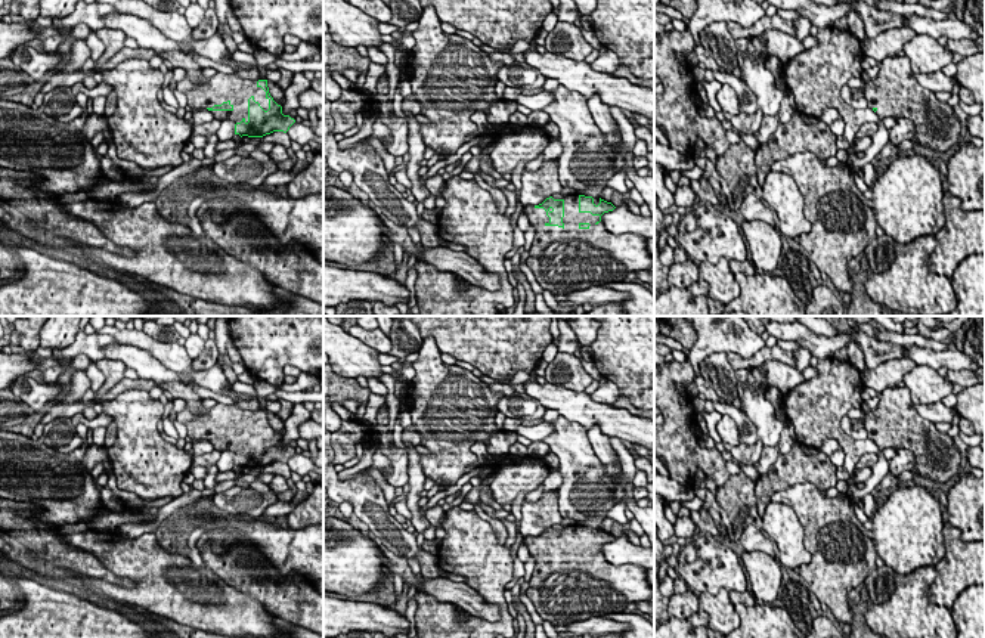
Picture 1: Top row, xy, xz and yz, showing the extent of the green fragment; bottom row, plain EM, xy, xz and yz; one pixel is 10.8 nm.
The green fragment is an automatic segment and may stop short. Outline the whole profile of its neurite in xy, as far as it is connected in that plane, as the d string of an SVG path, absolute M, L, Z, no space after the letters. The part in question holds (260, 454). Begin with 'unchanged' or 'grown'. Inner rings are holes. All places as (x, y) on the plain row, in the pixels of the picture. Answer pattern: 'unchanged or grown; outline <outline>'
grown; outline M111 344L103 349L103 354L105 359L120 360L126 368L134 369L139 378L154 381L170 397L183 399L188 411L195 416L186 425L188 437L207 439L216 450L233 450L235 465L263 468L273 462L286 464L295 453L294 449L282 445L282 437L270 427L267 411L251 412L219 402L207 411L193 388L149 351L134 346Z

